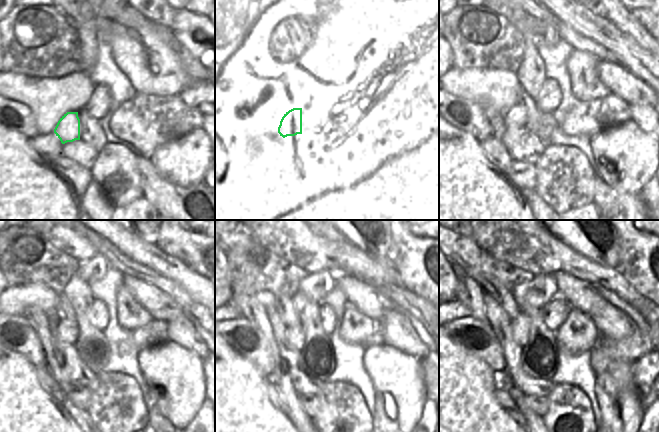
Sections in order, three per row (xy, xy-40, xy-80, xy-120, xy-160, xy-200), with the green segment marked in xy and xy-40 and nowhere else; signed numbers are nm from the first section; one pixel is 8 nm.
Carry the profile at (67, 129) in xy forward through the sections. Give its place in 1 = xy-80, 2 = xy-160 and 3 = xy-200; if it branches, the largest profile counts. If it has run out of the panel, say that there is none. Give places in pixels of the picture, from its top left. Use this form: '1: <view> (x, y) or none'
1: xy-80 (515, 117)
2: xy-160 (295, 333)
3: xy-200 (521, 325)

